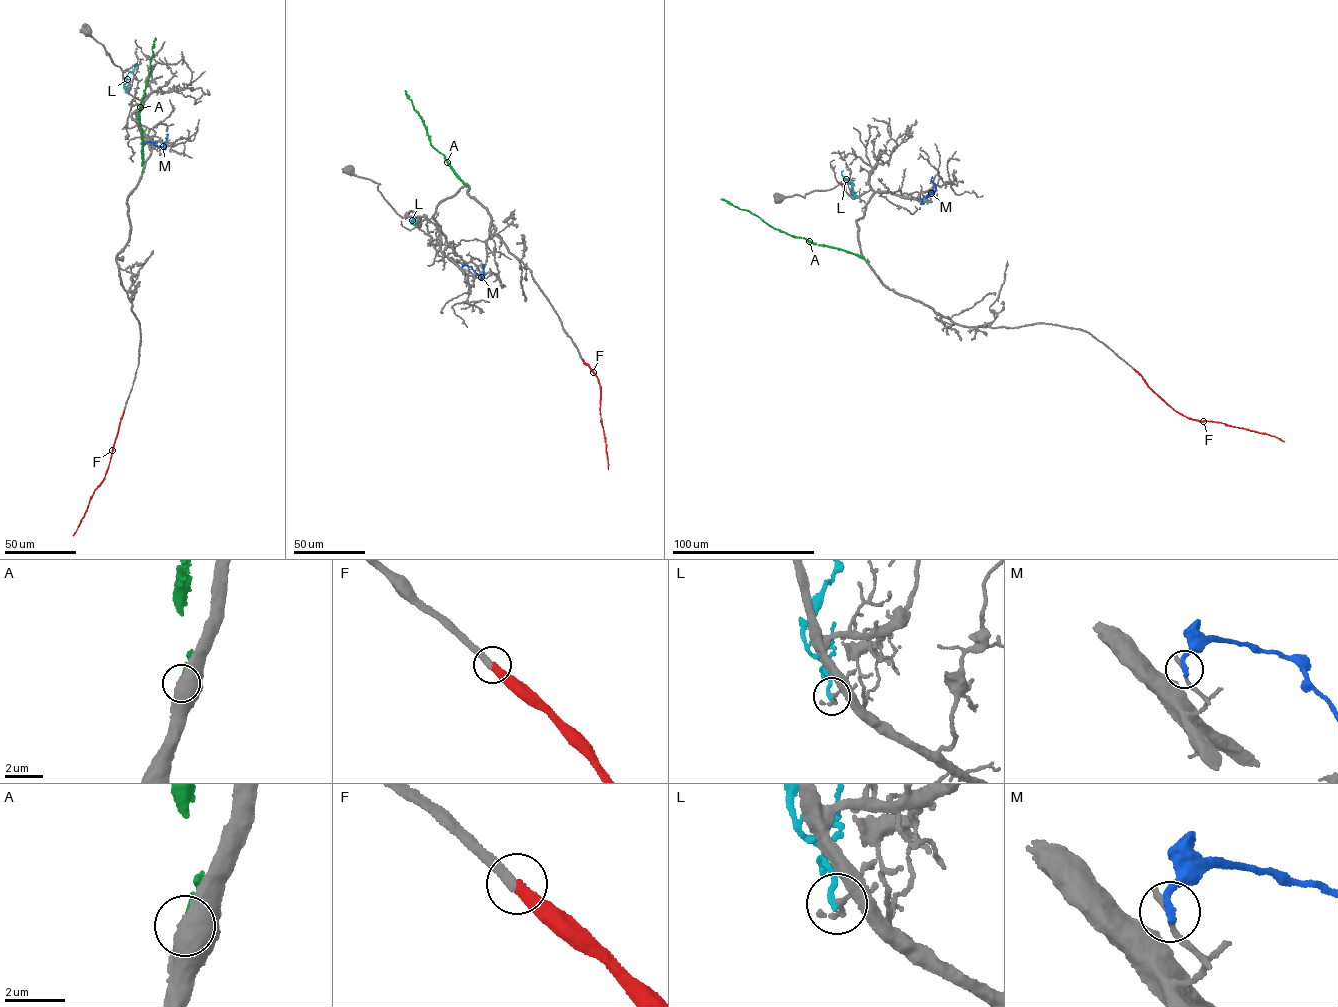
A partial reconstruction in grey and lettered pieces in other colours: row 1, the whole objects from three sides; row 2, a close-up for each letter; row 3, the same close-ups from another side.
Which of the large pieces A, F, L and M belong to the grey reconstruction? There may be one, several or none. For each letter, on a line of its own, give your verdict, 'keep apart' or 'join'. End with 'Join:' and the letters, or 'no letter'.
A: keep apart
F: join
L: keep apart
M: keep apart
Join: F

